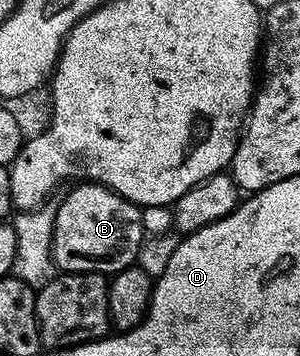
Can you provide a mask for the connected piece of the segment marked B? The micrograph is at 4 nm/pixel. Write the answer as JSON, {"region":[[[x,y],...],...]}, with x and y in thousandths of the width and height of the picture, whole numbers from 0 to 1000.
{"region":[[[280,506],[263,517],[270,522],[247,525],[183,587],[173,725],[190,761],[257,770],[303,758],[417,758],[463,728],[453,722],[487,674],[470,581],[327,511]]]}

